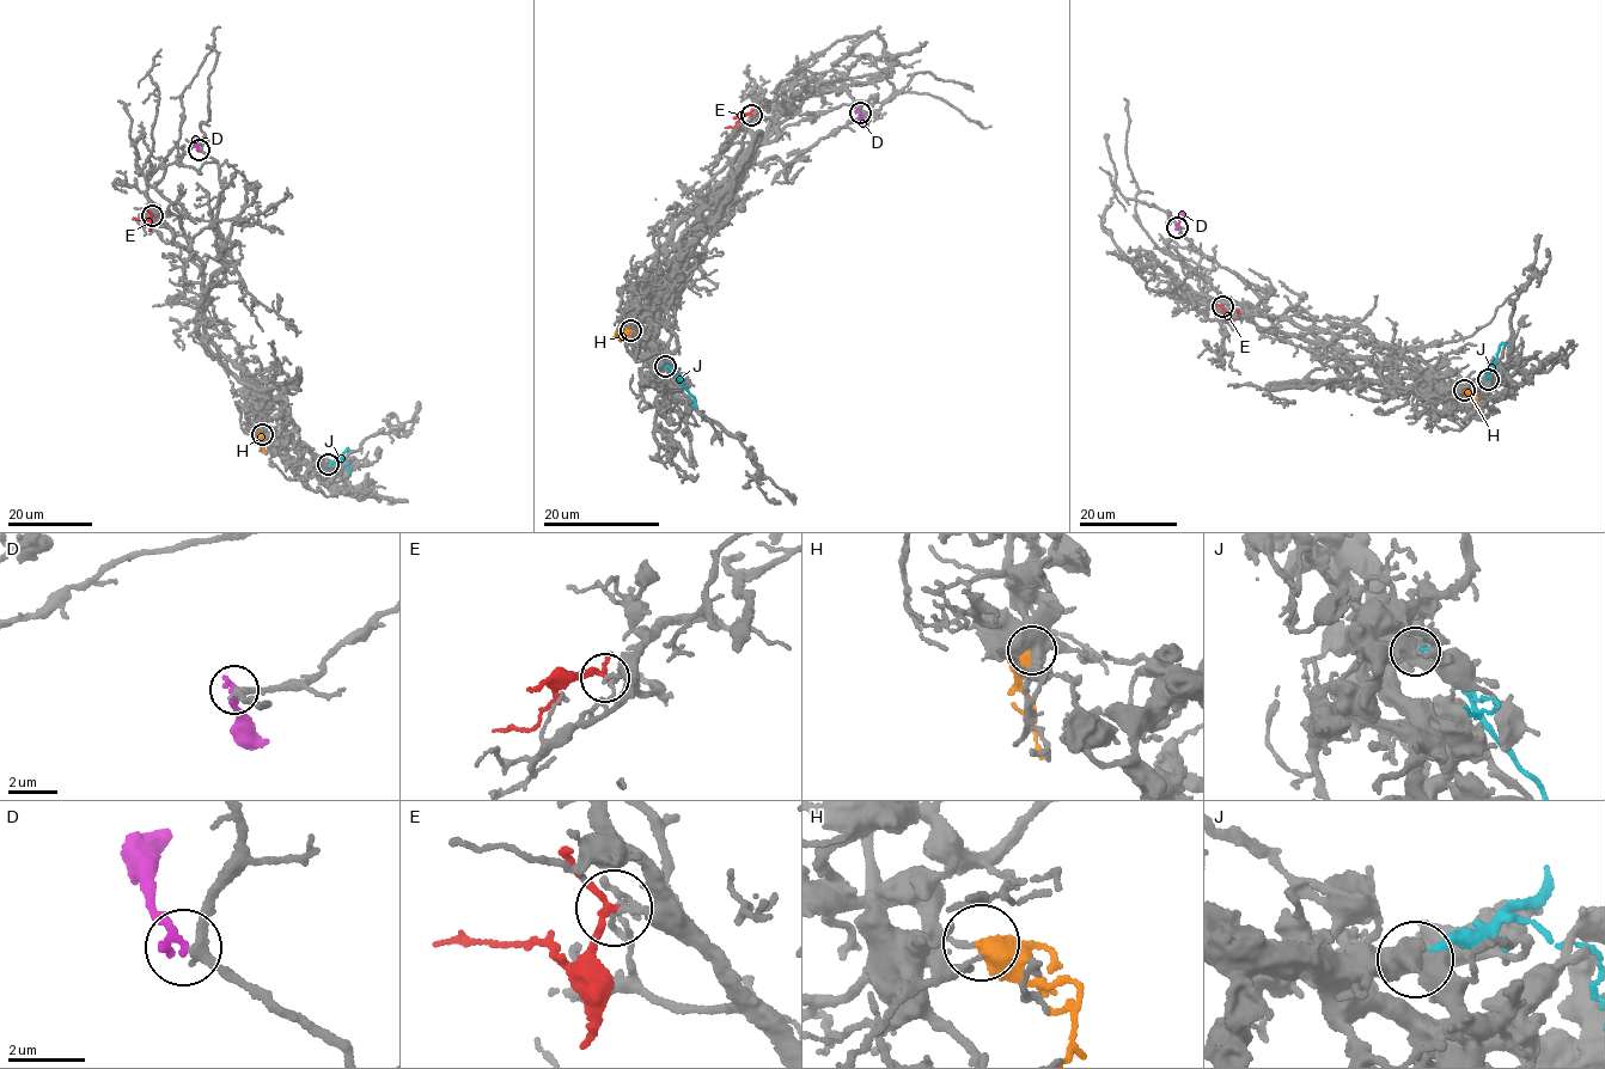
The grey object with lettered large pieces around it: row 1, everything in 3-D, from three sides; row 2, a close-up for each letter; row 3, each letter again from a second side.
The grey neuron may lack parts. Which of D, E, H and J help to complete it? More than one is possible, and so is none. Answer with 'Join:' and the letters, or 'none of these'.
Join: none of these

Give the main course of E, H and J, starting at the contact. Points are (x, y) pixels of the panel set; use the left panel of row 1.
E: (152, 215), (147, 221), (133, 219)
H: (262, 434), (264, 452)
J: (327, 465), (348, 451)

